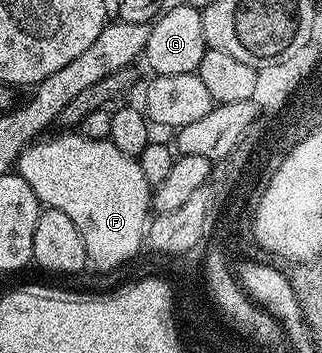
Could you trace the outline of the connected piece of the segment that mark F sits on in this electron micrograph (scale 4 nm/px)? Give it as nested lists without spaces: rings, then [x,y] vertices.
[[[77,133],[54,135],[51,139],[39,137],[29,143],[20,154],[16,164],[16,174],[24,177],[32,185],[39,204],[43,208],[60,209],[60,213],[70,218],[72,225],[80,229],[84,237],[84,249],[87,260],[102,271],[110,271],[121,263],[126,263],[141,247],[144,247],[144,236],[148,231],[148,220],[152,215],[152,188],[144,181],[137,158],[125,155],[109,139],[93,139]]]

